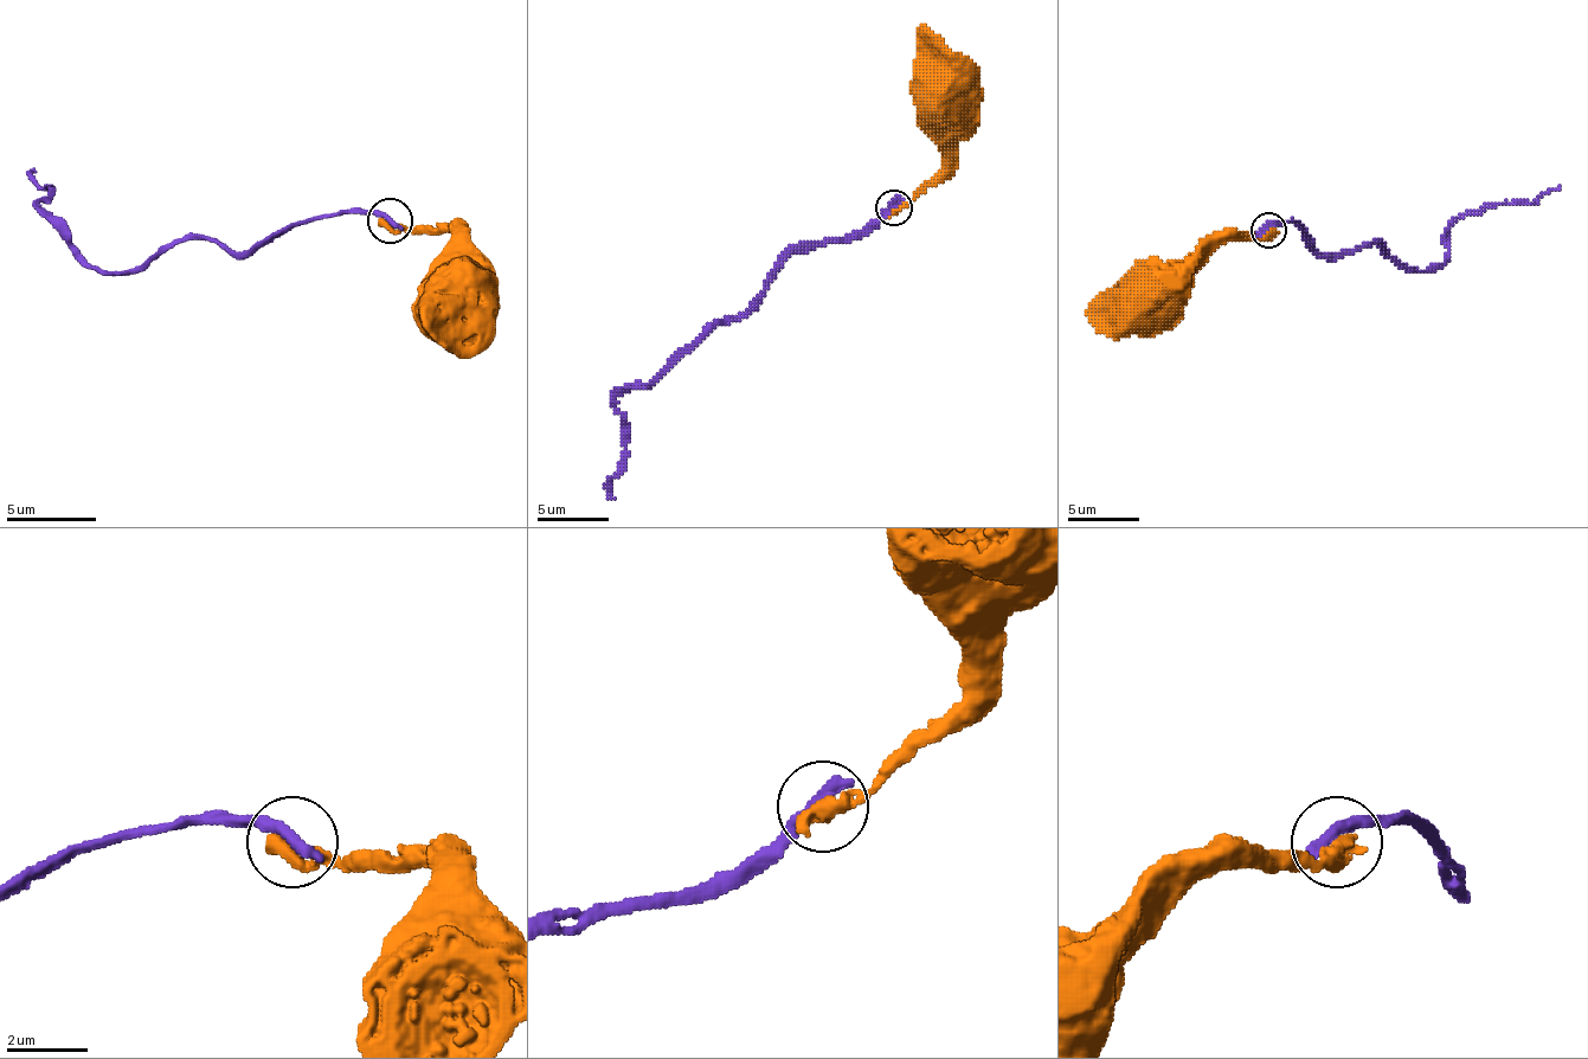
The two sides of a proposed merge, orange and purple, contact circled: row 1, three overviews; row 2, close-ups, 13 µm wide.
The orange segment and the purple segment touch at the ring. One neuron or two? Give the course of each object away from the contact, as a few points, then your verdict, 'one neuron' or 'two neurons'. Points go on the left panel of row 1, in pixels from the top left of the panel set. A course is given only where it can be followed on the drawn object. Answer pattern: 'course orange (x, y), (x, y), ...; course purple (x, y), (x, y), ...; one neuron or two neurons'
course orange (389, 219), (451, 233), (451, 283), (424, 309), (429, 323), (447, 319); course purple (389, 219), (348, 211), (276, 229), (254, 251), (168, 242), (101, 274), (38, 206), (51, 188), (33, 166); two neurons

